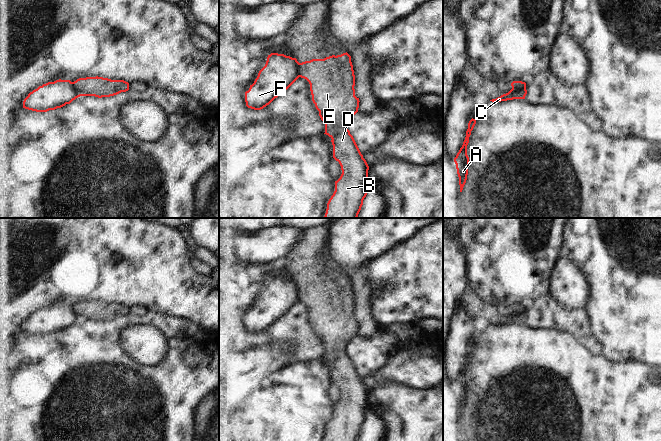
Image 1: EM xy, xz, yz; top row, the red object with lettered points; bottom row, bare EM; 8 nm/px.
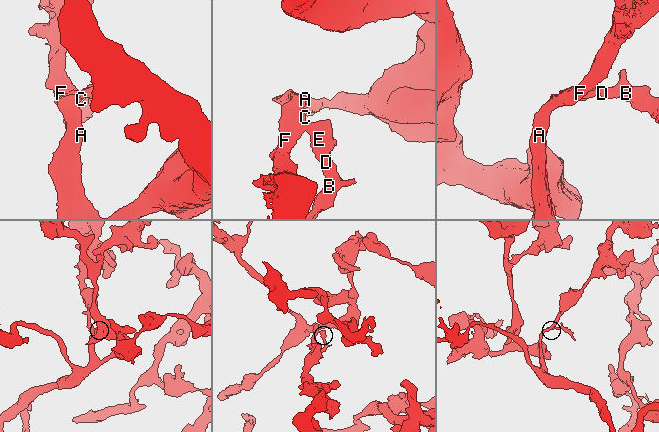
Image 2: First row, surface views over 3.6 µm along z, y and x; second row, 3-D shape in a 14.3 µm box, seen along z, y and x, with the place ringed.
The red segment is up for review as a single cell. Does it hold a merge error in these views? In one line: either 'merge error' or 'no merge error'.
merge error

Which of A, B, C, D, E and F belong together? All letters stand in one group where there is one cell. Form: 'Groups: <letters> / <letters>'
Groups: A C F / B D E.

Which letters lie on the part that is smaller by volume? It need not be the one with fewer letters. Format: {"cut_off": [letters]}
{"cut_off": ["B", "D", "E"]}

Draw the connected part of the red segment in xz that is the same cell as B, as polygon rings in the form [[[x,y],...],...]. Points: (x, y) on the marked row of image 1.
[[[346,52],[324,59],[312,59],[300,63],[299,67],[300,77],[309,82],[312,101],[325,124],[324,134],[332,139],[333,158],[339,162],[342,170],[340,178],[335,181],[335,191],[327,203],[324,218],[357,218],[367,195],[369,166],[347,129],[347,122],[358,112],[360,102],[355,96],[351,56]]]

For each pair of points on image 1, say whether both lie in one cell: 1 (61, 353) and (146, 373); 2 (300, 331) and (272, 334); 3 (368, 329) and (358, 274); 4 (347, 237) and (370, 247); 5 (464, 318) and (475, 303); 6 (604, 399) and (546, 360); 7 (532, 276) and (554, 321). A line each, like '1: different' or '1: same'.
1: same
2: same
3: same
4: same
5: different
6: same
7: different

